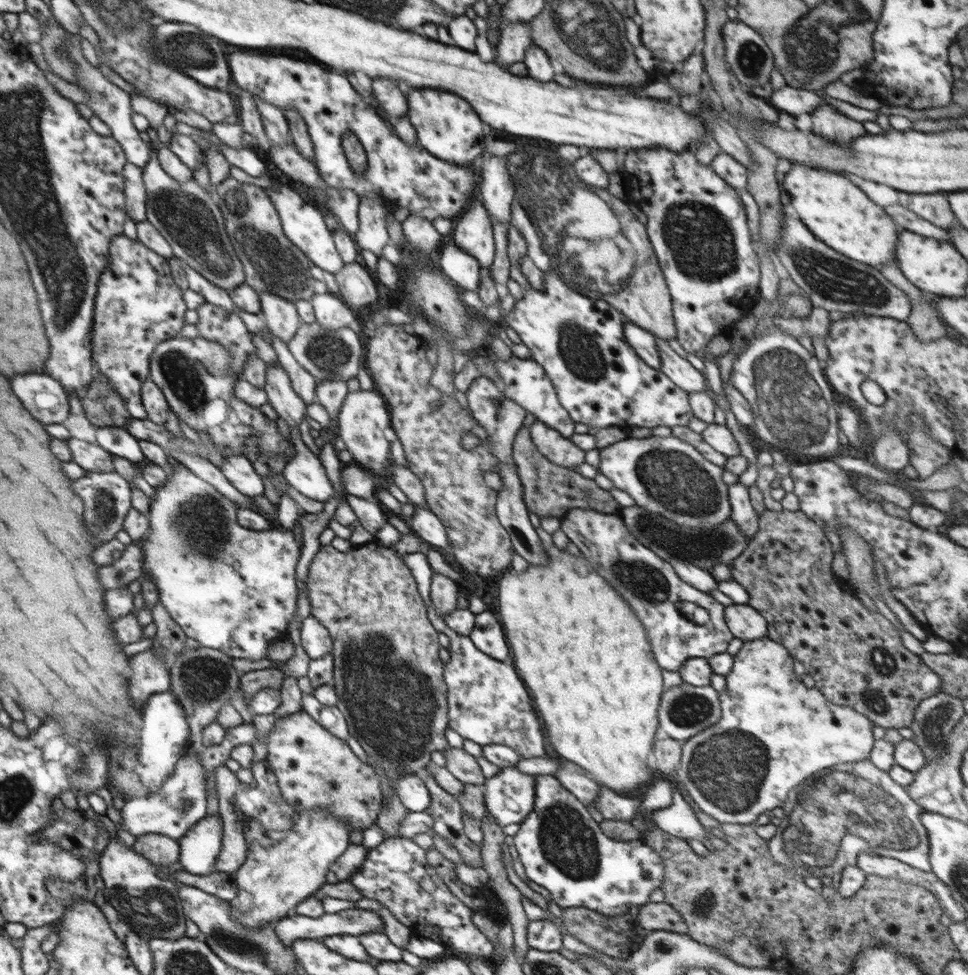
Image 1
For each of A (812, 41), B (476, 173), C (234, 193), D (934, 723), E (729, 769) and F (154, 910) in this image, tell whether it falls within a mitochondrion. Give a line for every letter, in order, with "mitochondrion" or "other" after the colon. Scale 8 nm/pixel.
A: mitochondrion
B: other
C: mitochondrion
D: mitochondrion
E: mitochondrion
F: mitochondrion

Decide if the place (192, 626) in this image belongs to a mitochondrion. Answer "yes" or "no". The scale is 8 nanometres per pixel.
no

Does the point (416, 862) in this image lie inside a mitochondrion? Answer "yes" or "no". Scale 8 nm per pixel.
no

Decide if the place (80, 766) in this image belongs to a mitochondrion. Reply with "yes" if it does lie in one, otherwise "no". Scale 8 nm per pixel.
yes

